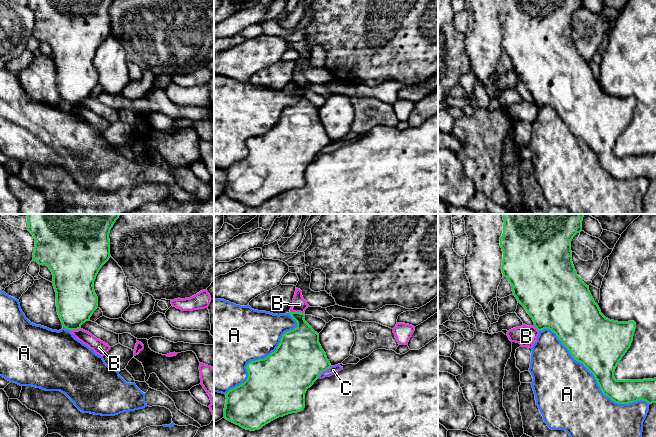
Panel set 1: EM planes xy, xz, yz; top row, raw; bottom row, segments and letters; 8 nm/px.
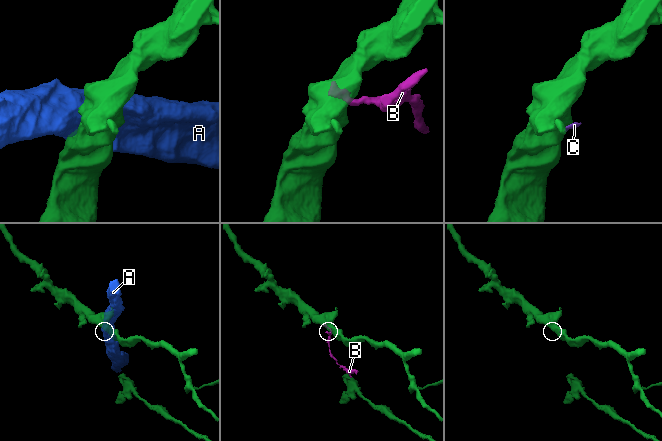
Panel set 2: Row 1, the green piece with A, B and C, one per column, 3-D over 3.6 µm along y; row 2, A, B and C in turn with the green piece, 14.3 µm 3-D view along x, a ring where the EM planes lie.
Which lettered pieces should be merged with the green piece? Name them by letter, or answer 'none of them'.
none of them

